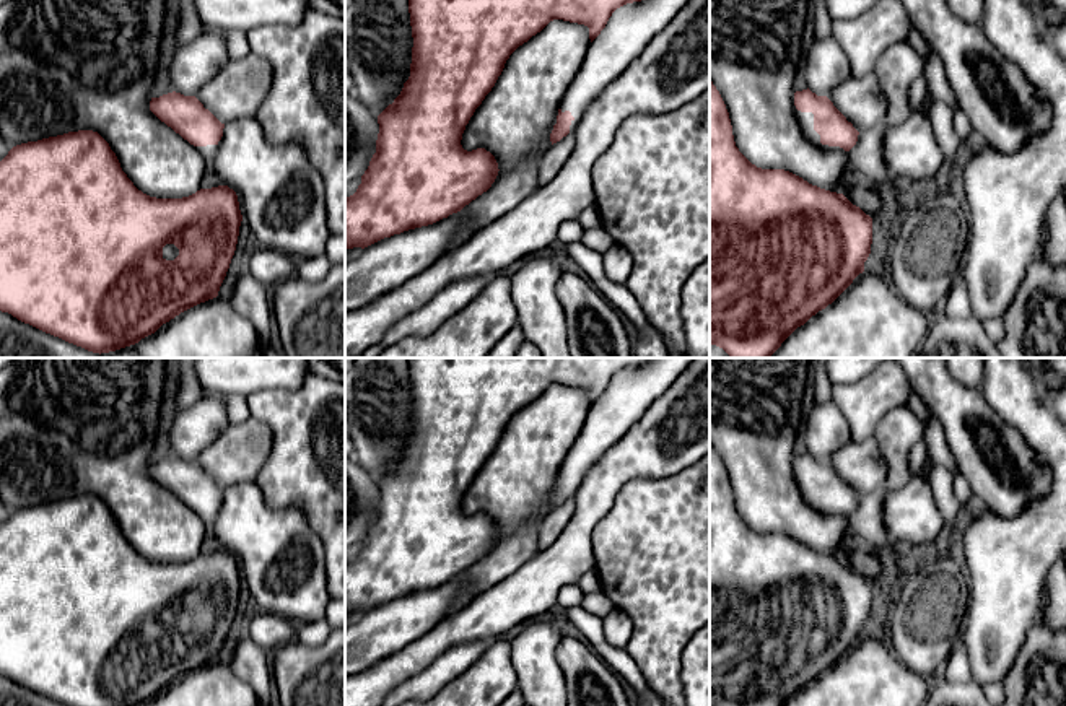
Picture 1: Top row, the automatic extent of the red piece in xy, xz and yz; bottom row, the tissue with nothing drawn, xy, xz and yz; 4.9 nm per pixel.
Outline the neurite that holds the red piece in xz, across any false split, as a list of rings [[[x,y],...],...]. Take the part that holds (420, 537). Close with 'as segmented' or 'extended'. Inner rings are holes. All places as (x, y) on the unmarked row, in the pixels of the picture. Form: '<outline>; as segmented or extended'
[[[408,358],[410,441],[379,480],[376,517],[356,556],[345,563],[345,615],[433,589],[487,556],[498,527],[485,512],[467,516],[461,504],[509,420],[550,386],[589,392],[591,408],[570,447],[550,498],[552,509],[575,498],[591,465],[643,416],[695,358]]]; extended

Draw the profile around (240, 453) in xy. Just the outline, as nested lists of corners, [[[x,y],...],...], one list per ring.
[[[249,418],[229,425],[195,460],[221,488],[254,482],[272,451],[272,431]]]

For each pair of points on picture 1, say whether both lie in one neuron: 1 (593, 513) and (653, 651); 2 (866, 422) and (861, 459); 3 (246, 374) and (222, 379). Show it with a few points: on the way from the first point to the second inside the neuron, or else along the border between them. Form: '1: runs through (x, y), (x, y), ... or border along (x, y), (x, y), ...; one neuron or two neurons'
1: border along (619, 492), (612, 508), (593, 531), (596, 562); two neurons
2: border along (873, 436), (863, 441), (851, 440); two neurons
3: runs through (240, 374), (228, 374); one neuron

